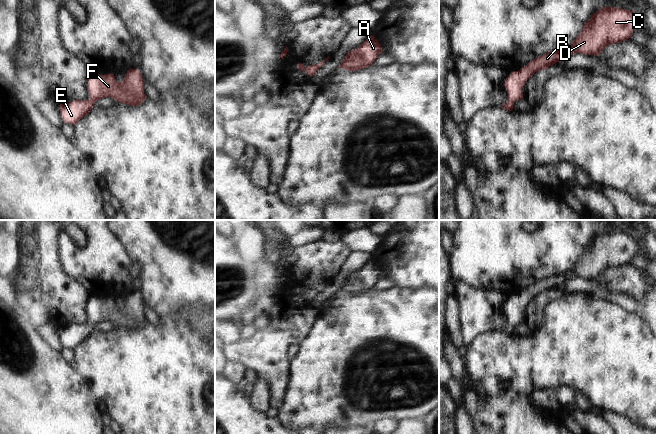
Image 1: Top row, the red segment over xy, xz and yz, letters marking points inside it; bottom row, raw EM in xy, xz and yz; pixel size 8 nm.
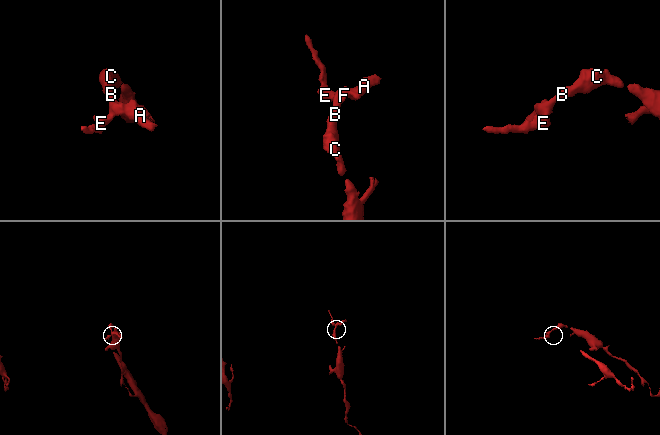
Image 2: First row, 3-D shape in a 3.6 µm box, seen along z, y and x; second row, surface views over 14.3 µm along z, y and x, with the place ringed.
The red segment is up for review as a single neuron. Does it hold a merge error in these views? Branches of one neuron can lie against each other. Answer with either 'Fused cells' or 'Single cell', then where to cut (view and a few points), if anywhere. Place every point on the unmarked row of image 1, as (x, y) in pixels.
Single cell. No split.

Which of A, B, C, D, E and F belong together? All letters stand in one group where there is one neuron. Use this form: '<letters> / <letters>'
A B C D E F

